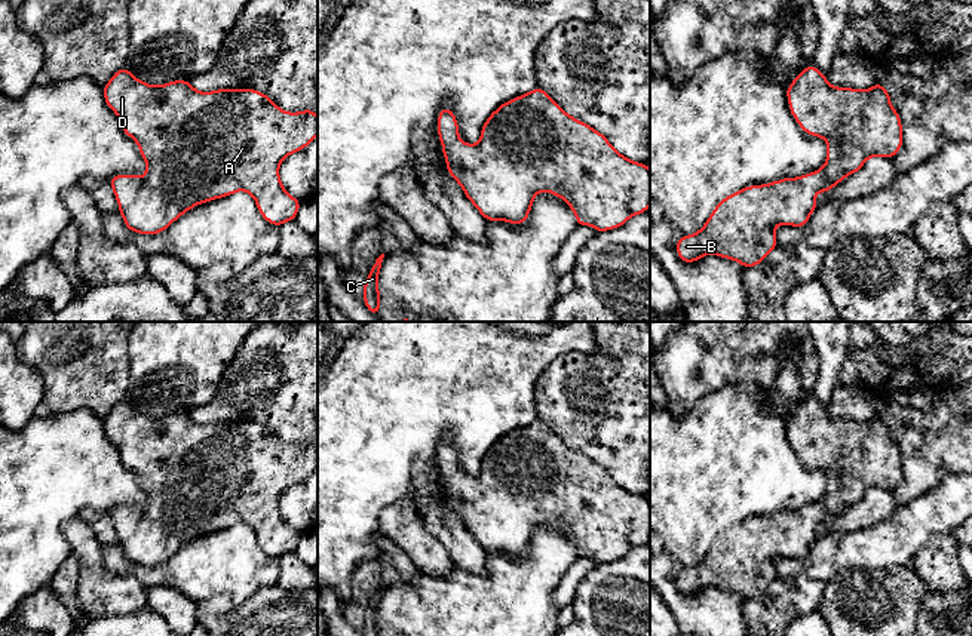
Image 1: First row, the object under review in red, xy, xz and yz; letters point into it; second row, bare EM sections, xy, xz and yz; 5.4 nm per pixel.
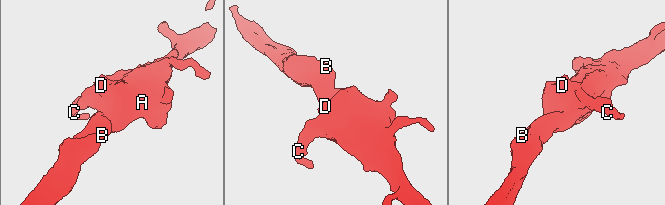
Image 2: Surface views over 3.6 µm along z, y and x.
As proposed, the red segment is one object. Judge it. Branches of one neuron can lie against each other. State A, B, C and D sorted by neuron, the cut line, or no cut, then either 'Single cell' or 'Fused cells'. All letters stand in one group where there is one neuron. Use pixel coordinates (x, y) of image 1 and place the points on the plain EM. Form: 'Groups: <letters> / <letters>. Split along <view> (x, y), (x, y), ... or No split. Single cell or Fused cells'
Groups: A B C D. No split. Single cell

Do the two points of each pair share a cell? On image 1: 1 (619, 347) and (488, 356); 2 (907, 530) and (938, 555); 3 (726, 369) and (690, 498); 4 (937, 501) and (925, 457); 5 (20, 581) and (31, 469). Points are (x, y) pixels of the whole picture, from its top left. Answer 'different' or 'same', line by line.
1: different
2: different
3: different
4: different
5: same

